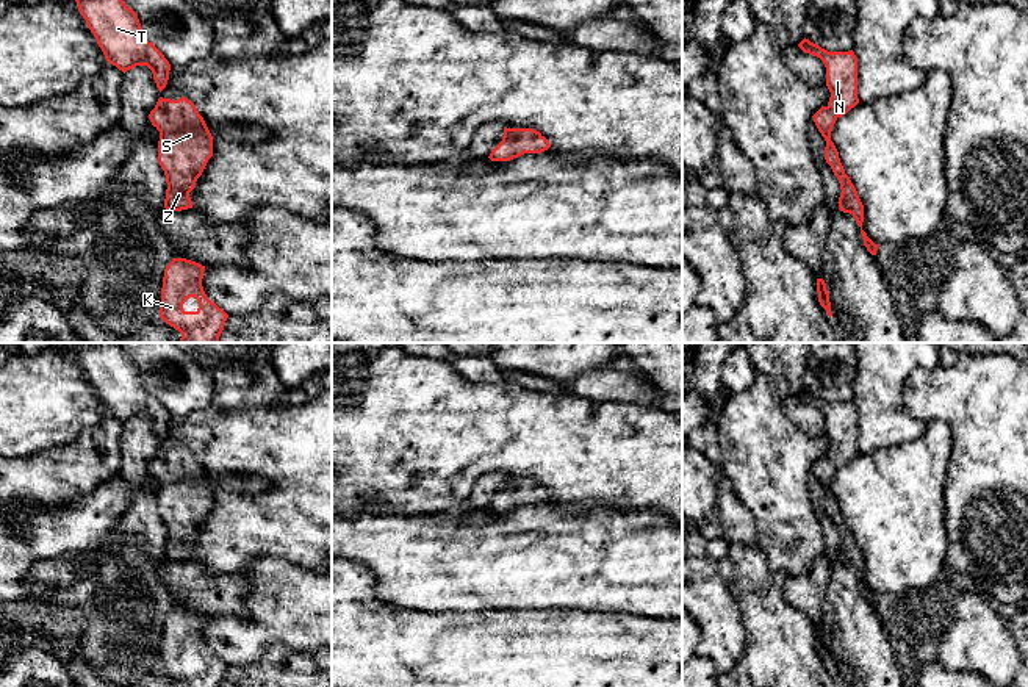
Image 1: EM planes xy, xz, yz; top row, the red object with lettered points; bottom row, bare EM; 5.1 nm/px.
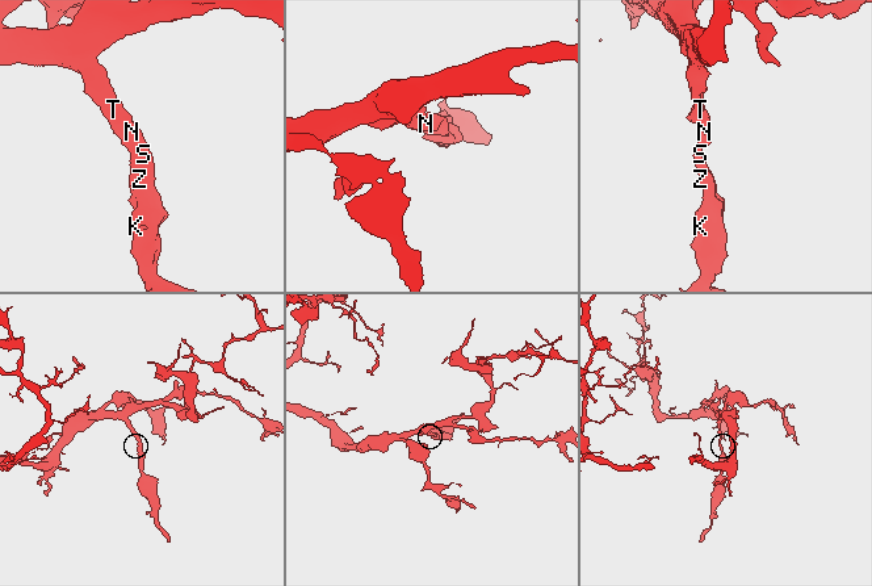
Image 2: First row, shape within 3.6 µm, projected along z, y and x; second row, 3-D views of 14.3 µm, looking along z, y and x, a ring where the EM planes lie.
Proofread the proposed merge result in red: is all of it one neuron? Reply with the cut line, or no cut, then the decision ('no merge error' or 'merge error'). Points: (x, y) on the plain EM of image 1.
cut none; no merge error

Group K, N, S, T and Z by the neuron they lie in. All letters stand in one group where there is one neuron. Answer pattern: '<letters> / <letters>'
K N S T Z

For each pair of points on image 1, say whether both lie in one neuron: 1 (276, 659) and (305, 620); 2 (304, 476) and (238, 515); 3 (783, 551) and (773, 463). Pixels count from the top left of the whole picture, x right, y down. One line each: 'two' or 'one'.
1: two
2: one
3: one

